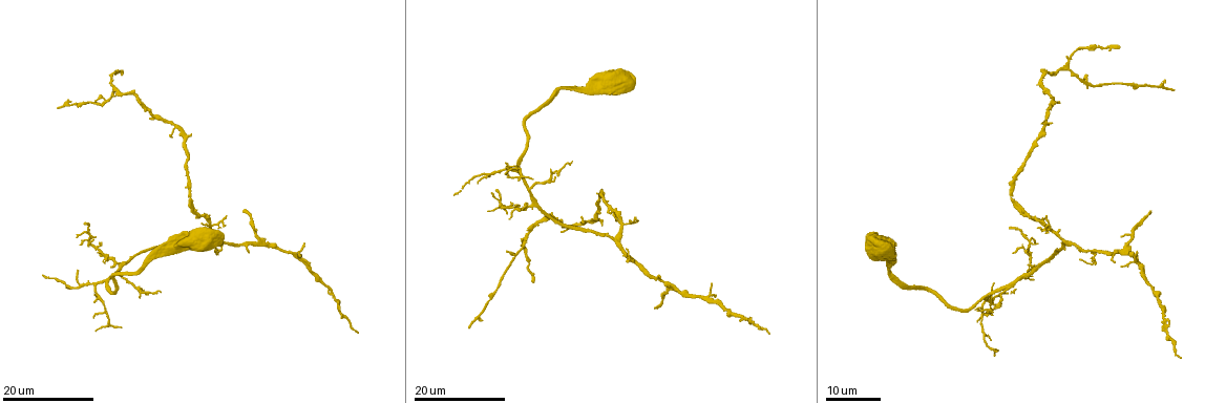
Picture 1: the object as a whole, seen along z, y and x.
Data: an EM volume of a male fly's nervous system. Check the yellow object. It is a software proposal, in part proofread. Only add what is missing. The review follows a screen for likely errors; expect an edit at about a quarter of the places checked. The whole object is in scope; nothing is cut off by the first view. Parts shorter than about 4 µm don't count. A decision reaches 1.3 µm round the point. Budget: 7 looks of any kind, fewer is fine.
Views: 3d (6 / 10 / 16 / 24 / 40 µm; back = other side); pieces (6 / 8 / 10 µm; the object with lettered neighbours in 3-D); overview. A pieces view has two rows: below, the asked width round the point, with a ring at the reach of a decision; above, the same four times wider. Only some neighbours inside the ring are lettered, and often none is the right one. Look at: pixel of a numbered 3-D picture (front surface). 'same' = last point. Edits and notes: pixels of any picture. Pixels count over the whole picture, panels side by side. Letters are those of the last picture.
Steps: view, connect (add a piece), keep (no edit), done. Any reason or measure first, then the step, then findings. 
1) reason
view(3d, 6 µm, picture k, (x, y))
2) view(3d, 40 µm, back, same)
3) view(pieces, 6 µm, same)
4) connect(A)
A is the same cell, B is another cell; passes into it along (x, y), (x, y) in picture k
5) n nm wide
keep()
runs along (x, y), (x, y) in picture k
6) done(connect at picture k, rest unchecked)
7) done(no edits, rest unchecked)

branch stops here
view(3d, 16 µm, picture 1, (468, 325))

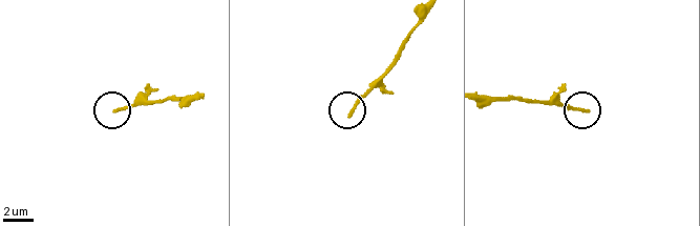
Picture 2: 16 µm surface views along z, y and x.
what lies round it
view(pieces, 8 µm, picture 2, (586, 112))

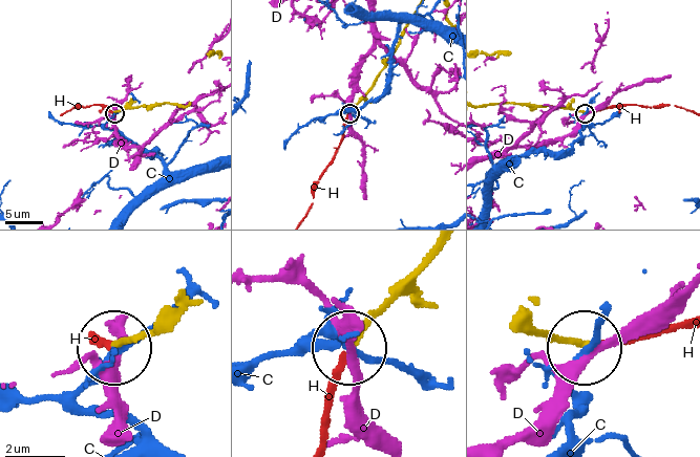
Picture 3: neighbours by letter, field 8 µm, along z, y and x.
connect(H)
H is the same cell, C and D are other cells; it goes on there

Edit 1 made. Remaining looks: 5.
view(overview)

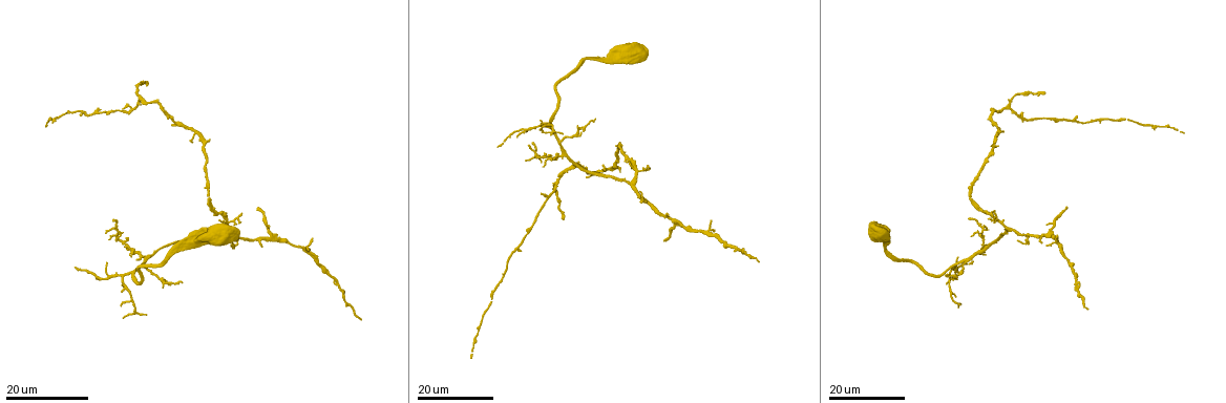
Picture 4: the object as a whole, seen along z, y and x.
branch stops here
view(3d, 16 µm, picture 4, (663, 241))

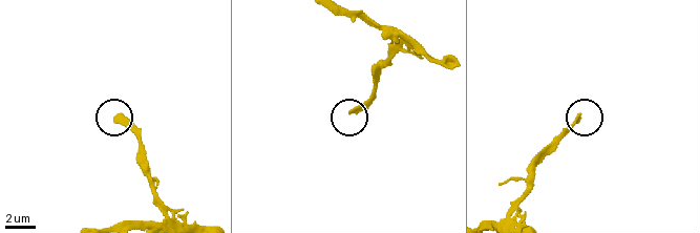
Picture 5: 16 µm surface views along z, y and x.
view(pieces, 8 µm, picture 5, (352, 110))

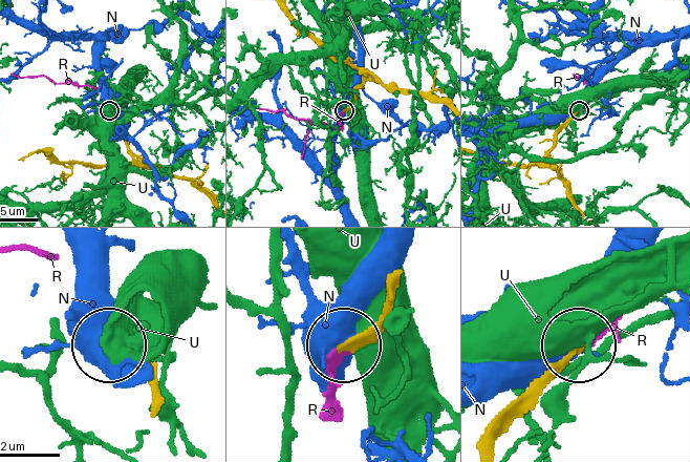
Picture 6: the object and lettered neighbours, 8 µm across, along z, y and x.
connect(R)
R is the same cell, N and U are other cells; passes into it along (389, 298), (339, 349), (326, 396) in picture 6; the neuron continues

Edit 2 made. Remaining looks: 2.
thin end
view(3d, 24 µm, picture 1, (455, 192))

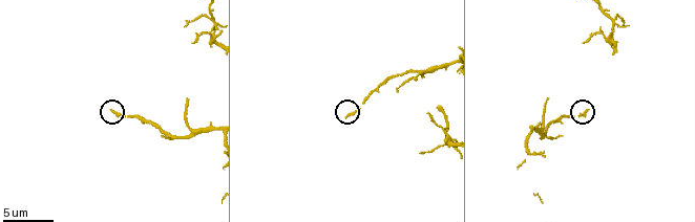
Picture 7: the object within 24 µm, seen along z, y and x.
view(pieces, 6 µm, picture 7, (347, 113))

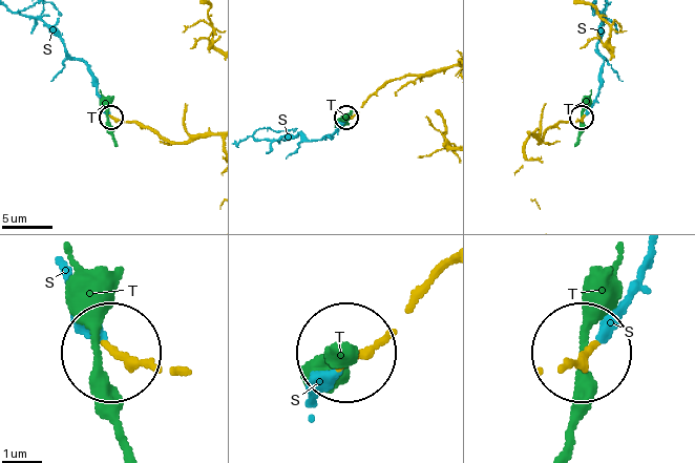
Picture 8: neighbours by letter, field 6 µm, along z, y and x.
connect(S)
S is the same cell, T is another cell; passes into it along (135, 122), (111, 117), (91, 71), (41, 21), (26, 17) in picture 8; it goes on there

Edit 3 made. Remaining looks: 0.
done(connect at picture 3, connect at picture 6, connect at picture 8, rest unchecked)

